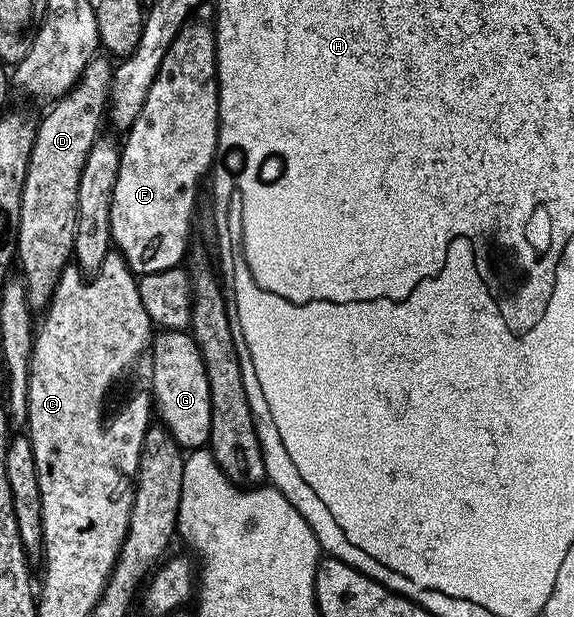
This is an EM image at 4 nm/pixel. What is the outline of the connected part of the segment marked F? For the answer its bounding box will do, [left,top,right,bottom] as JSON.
[110,18,220,277]

